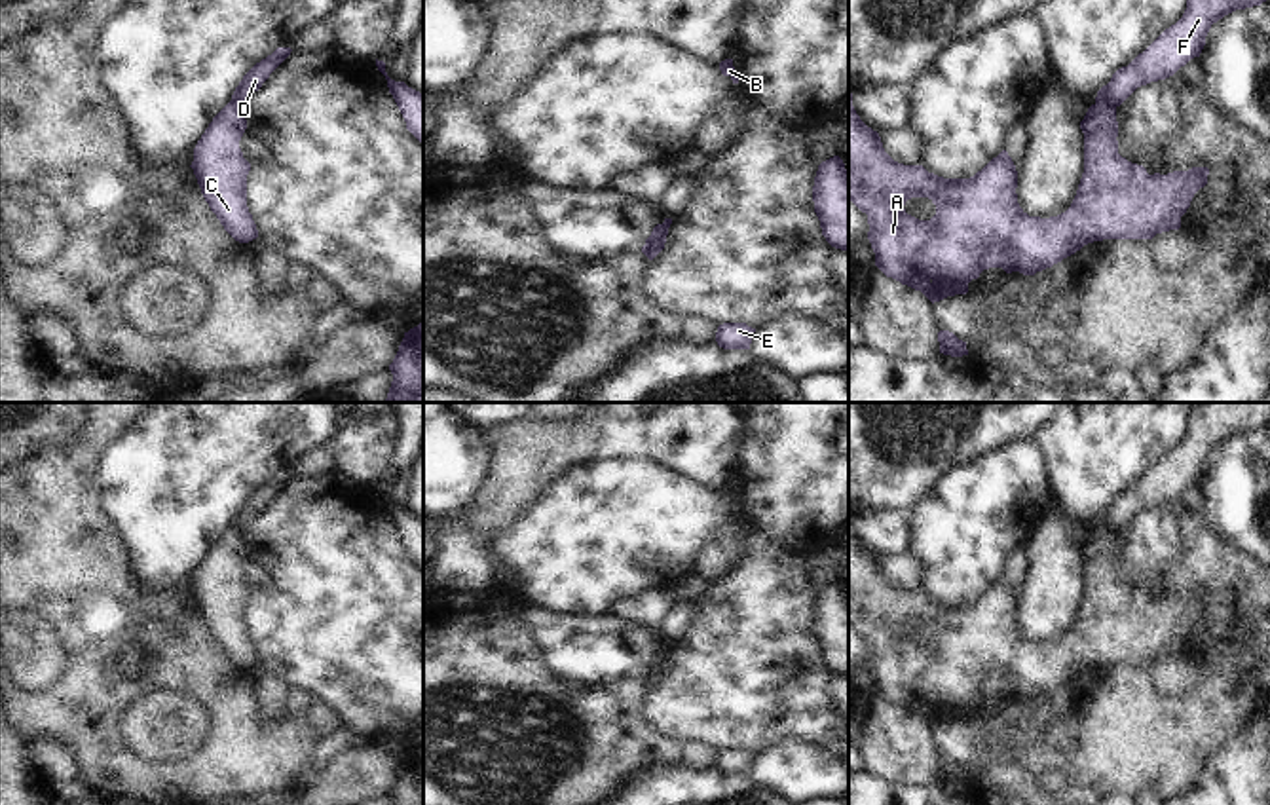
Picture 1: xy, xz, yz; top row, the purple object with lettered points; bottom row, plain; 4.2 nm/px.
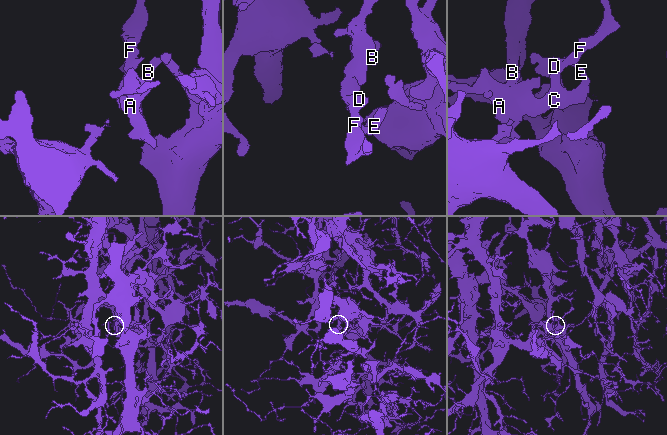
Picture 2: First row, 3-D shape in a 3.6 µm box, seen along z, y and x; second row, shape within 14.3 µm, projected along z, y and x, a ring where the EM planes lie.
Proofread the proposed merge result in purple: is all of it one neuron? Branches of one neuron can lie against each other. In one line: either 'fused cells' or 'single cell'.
fused cells

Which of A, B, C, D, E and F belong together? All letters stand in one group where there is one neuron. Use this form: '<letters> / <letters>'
A B C E / D F

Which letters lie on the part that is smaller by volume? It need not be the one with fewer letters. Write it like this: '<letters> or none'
A, B, C, E

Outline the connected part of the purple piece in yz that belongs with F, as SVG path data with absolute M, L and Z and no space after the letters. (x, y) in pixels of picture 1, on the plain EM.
M1192 402L1183 442L1128 492L1118 494L1097 516L1095 528L1120 532L1137 513L1173 501L1190 484L1200 482L1213 448L1268 423L1270 402Z

